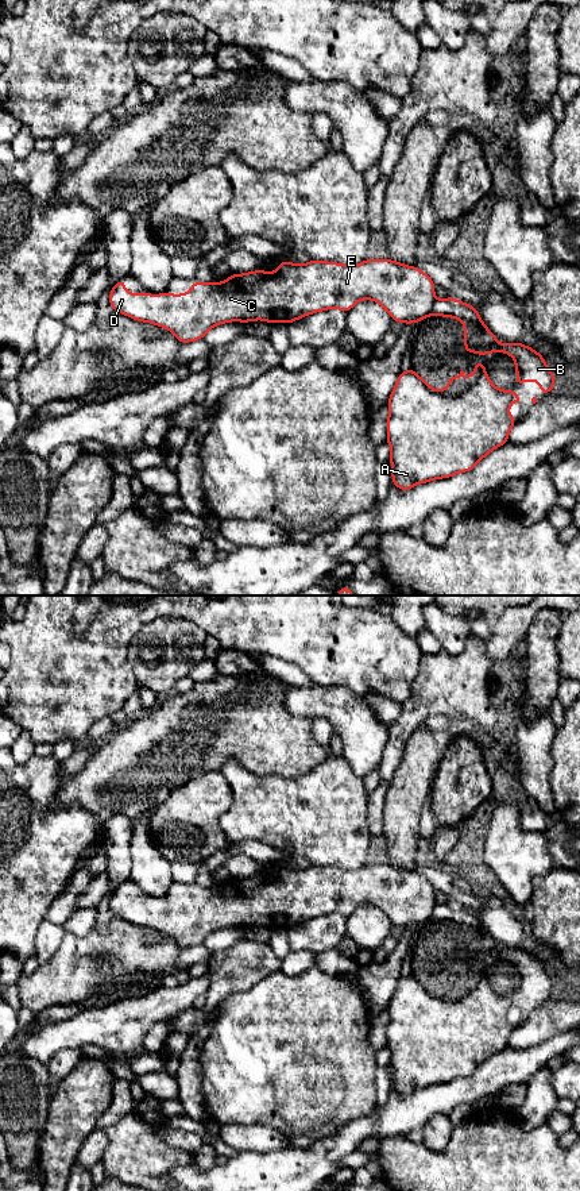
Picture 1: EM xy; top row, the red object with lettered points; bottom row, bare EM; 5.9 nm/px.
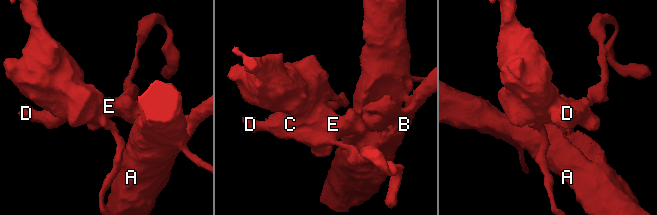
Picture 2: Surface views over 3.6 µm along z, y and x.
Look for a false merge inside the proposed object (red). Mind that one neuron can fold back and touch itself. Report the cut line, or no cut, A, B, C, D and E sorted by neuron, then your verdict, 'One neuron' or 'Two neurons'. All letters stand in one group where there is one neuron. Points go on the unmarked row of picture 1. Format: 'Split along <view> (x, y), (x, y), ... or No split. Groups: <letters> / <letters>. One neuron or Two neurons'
Split along xy (436, 905), (429, 918). Groups: A B / C D E. Two neurons

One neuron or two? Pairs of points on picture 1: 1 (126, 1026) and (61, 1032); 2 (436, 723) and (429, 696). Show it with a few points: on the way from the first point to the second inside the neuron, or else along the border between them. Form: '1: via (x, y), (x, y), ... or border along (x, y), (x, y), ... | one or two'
1: via (109, 1026), (88, 1026), (77, 1032) | one
2: border along (451, 719), (443, 715), (430, 715), (421, 724) | two

